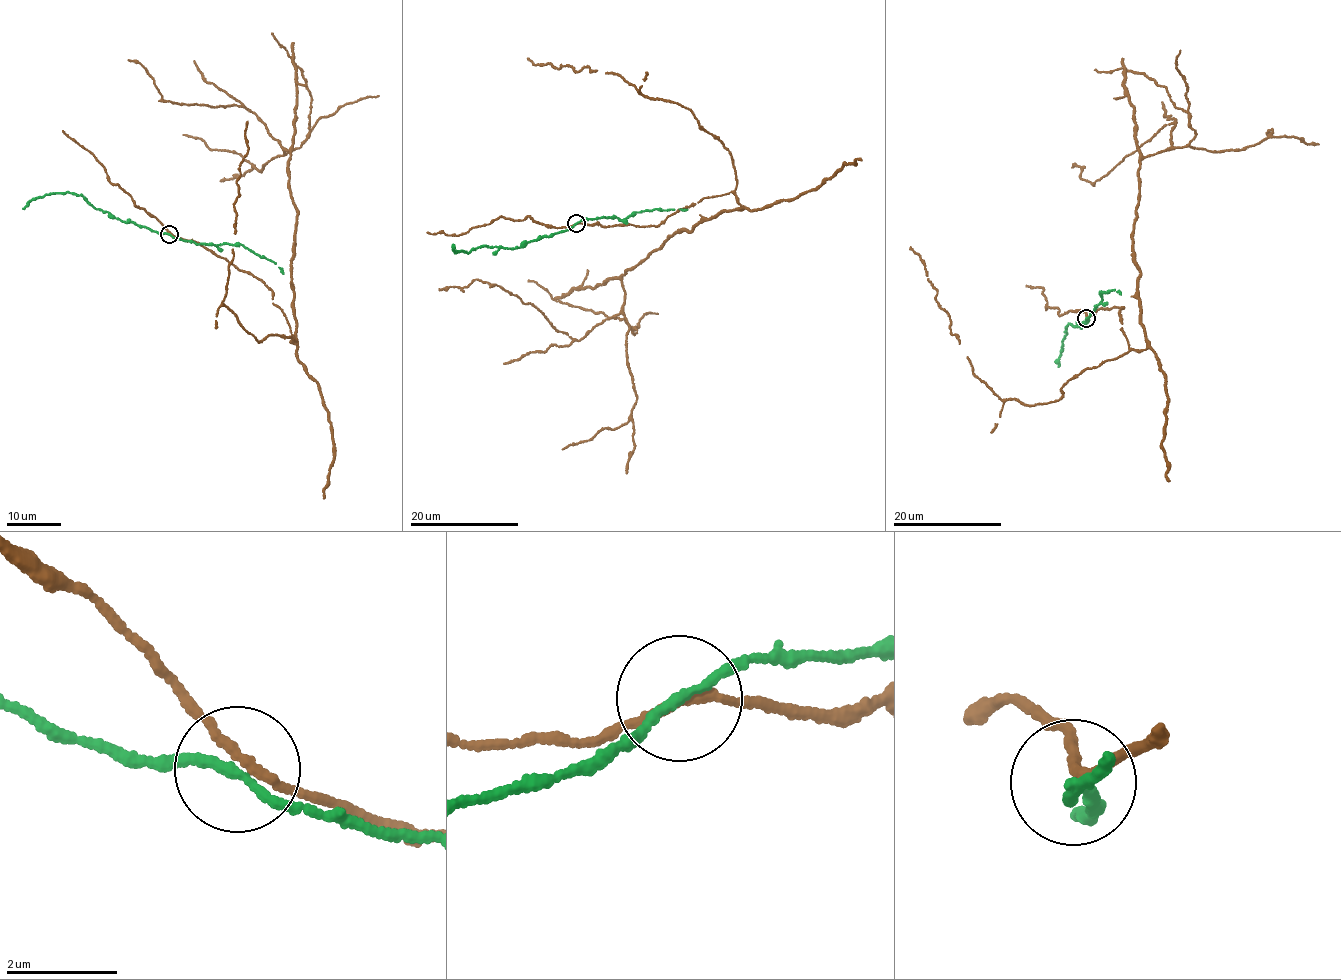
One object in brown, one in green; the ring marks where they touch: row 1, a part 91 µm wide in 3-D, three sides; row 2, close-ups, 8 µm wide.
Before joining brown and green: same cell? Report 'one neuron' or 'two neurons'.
one neuron

